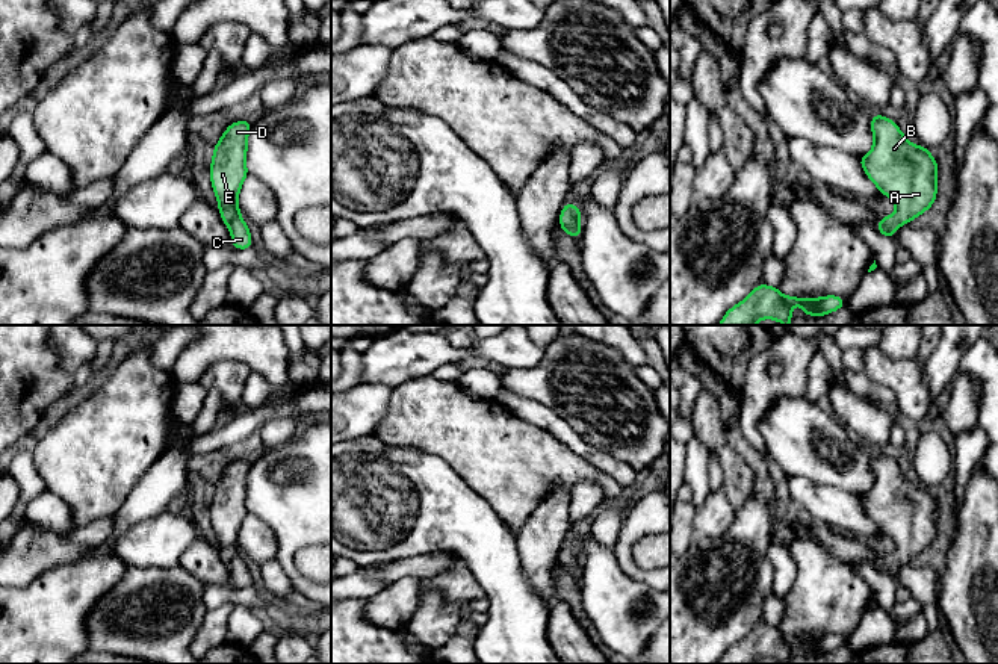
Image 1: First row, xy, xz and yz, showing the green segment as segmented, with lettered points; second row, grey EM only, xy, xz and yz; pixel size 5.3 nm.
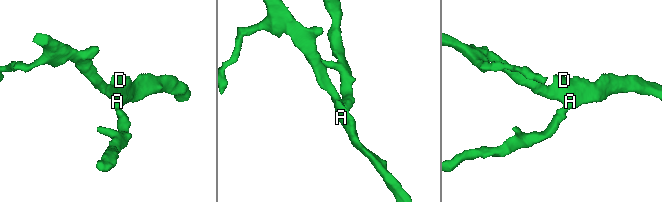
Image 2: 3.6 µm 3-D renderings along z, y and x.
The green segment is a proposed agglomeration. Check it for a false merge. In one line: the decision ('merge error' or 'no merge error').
no merge error

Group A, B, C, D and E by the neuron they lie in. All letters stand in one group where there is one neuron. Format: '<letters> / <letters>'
A B C D E

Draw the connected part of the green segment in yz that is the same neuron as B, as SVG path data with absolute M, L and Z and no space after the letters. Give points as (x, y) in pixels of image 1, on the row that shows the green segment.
M871 116L872 150L857 157L868 178L897 204L897 212L877 224L877 231L894 239L901 224L928 210L938 194L938 162L922 145L912 145L897 123Z

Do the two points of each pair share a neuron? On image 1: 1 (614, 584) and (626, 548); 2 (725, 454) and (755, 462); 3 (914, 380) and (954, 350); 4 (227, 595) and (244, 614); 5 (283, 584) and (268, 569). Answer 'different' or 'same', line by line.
1: different
2: different
3: different
4: different
5: same

